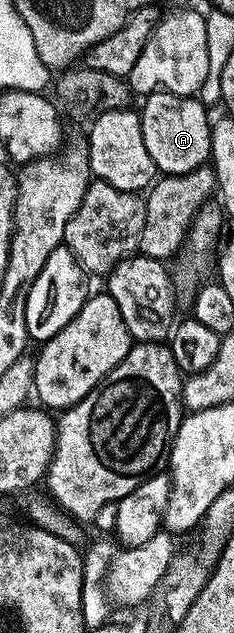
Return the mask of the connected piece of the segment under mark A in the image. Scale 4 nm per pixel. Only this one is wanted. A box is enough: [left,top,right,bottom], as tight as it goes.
[140,92,211,175]

